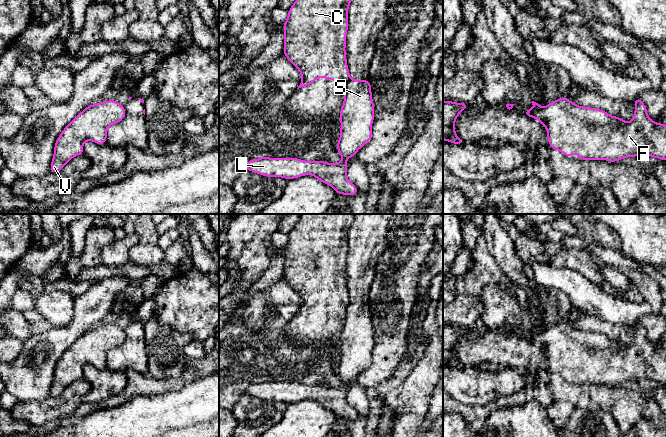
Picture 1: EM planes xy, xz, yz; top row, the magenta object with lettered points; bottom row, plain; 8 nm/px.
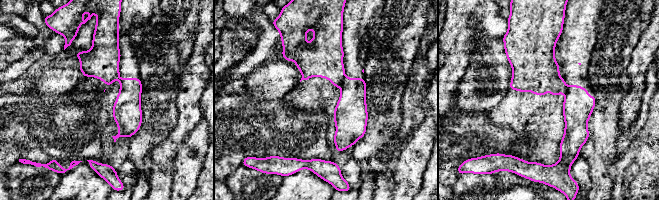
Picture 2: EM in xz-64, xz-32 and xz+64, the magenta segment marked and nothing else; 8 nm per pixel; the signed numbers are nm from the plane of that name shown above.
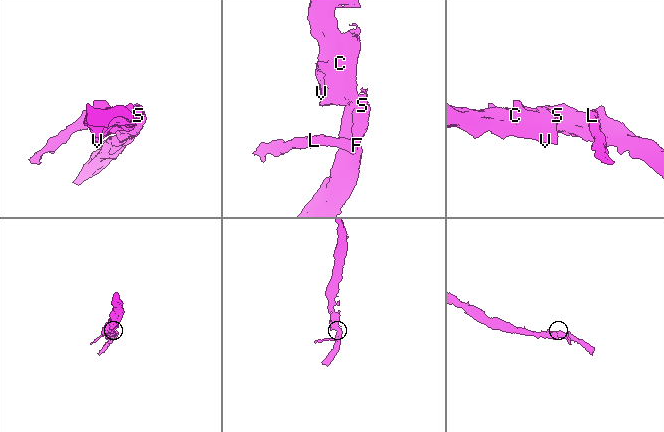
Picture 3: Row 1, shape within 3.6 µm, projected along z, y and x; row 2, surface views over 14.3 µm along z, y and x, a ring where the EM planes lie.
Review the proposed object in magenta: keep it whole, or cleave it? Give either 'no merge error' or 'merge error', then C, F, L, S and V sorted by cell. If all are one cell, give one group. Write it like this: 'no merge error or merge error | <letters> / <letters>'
merge error | C V / F L S

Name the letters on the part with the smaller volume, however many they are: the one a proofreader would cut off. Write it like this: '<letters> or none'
F, L, S

